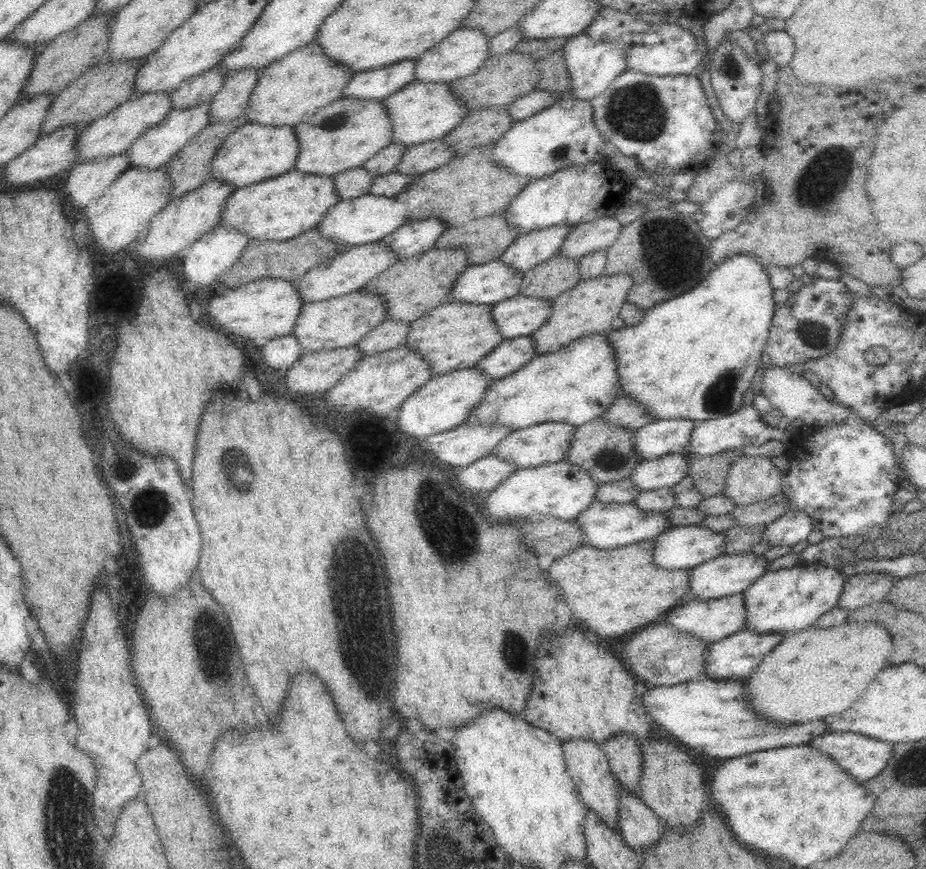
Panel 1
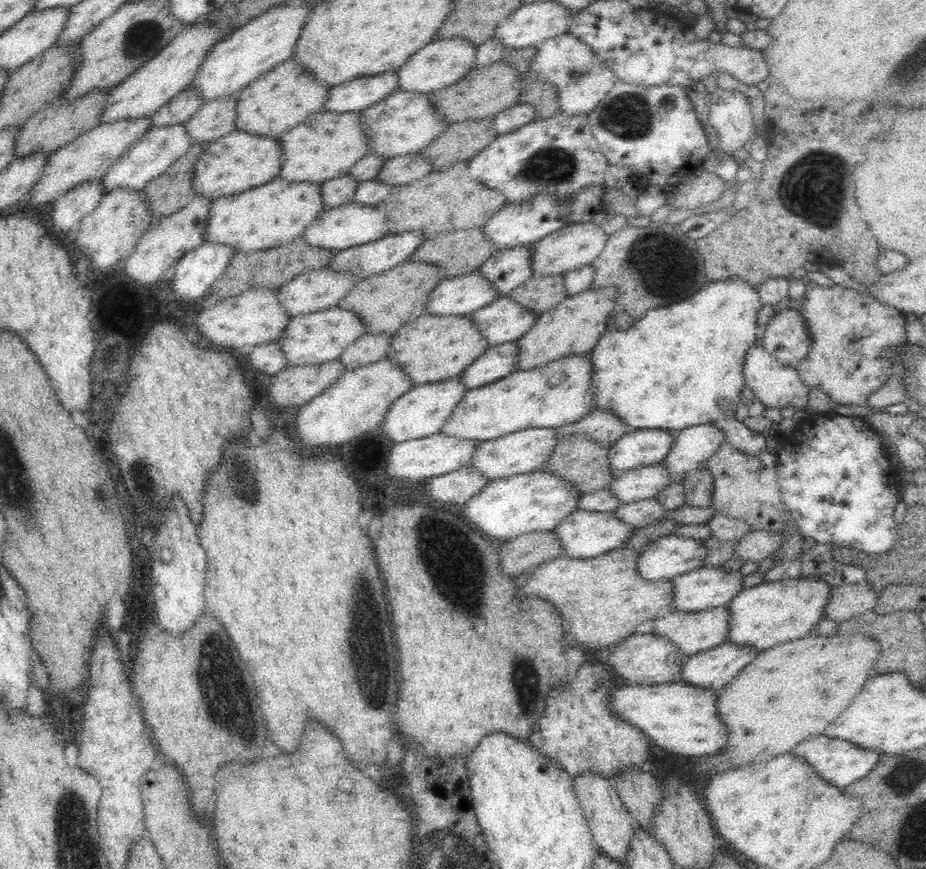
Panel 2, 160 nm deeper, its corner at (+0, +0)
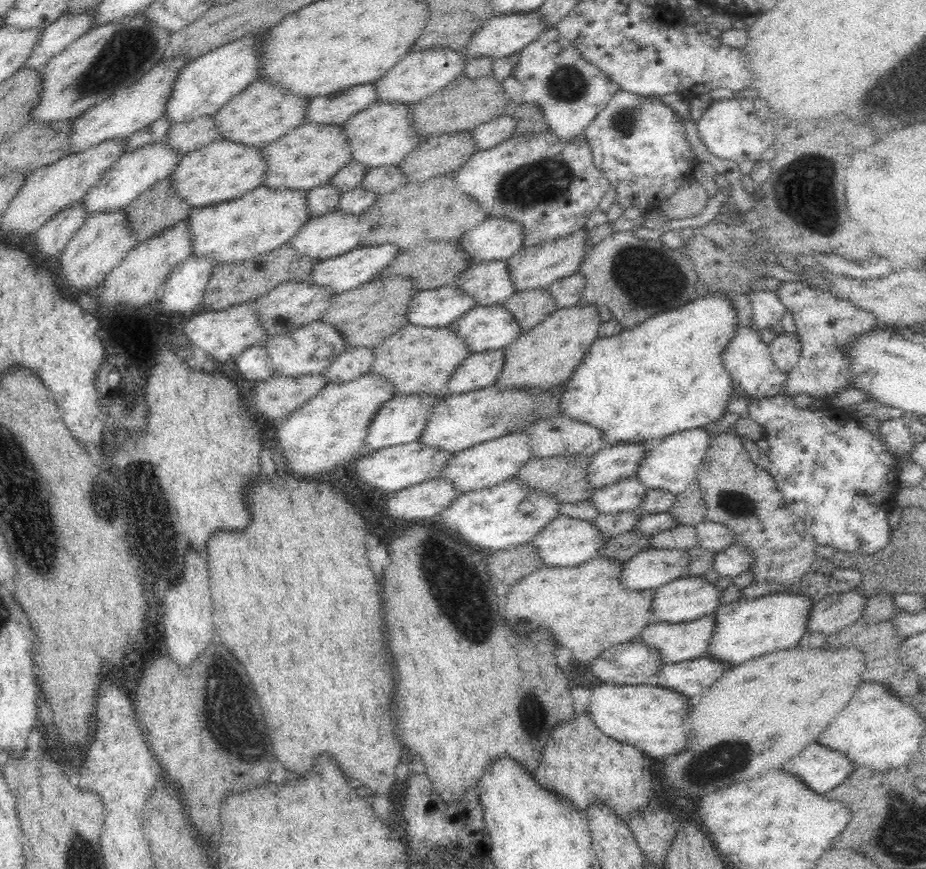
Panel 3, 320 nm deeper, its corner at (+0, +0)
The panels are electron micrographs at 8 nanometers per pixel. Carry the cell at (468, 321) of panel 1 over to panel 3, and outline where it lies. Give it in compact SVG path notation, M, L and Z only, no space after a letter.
M405 325L396 333L393 333L388 339L383 340L373 350L372 366L368 368L368 373L372 375L380 375L381 379L386 380L396 395L448 395L447 383L450 375L464 358L472 353L468 346L464 343L464 339L460 339L455 332L451 332L448 327L444 328L418 328L416 326Z

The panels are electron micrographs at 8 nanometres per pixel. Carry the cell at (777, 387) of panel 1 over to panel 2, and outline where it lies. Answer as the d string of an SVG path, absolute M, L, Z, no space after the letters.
M756 341L745 353L745 362L741 365L741 374L745 381L745 387L752 390L756 400L765 406L782 409L795 403L797 410L804 411L810 389L799 378L795 367L787 367L779 364L772 354L764 349L762 342Z

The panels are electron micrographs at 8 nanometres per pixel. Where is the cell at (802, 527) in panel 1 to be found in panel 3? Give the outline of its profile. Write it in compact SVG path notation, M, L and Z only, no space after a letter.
M732 544L716 553L712 569L720 577L727 576L733 579L740 576L742 572L748 571L750 564L752 564L752 551L748 551L746 547Z

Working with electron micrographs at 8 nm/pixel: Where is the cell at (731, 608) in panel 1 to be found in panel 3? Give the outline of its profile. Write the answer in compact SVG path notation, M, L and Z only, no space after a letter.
M714 613L683 623L652 622L642 629L638 640L656 650L660 663L671 665L706 657L714 626Z

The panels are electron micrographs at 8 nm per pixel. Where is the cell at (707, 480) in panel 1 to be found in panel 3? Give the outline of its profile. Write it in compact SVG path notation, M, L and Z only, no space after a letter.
M696 480L692 481L684 492L678 493L672 506L667 510L679 526L695 527L706 520L707 508Z

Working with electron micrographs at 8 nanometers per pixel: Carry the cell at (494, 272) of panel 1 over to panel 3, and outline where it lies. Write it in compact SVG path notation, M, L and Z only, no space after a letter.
M450 284L417 291L406 304L405 319L408 326L444 328L474 307L476 303L472 297Z

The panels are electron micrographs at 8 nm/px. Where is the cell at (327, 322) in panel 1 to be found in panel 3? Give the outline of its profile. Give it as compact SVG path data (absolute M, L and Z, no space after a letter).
M312 321L312 324L304 328L295 329L290 334L268 338L263 343L268 354L272 375L283 376L283 378L300 378L304 375L322 375L330 366L335 356L345 350L344 336L337 332L330 324L322 321Z

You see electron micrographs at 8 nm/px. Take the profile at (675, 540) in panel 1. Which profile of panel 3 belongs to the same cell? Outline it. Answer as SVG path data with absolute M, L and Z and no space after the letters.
M646 548L621 564L620 583L630 592L657 589L682 577L687 564L686 549Z

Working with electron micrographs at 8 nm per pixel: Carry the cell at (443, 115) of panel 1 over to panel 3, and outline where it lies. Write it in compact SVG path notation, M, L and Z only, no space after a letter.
M376 101L342 124L342 131L352 149L352 161L368 168L397 165L421 140L409 118L408 105Z

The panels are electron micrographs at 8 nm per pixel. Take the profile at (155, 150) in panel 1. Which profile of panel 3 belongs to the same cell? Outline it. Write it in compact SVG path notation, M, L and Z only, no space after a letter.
M156 141L142 148L122 153L80 201L84 205L84 215L120 211L127 207L155 182L166 179L174 166L180 162L181 156L170 147L166 147L164 141Z

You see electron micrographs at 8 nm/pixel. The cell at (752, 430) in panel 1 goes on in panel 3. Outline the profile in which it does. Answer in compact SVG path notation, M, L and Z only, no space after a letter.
M702 427L665 436L656 448L645 450L645 456L640 460L634 477L646 487L646 490L662 489L675 495L684 492L684 489L697 478L709 440L710 437Z

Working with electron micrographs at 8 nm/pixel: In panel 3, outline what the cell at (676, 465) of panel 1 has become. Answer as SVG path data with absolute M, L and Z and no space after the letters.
M630 477L610 486L594 489L588 501L596 507L598 515L634 511L647 490L636 477Z

